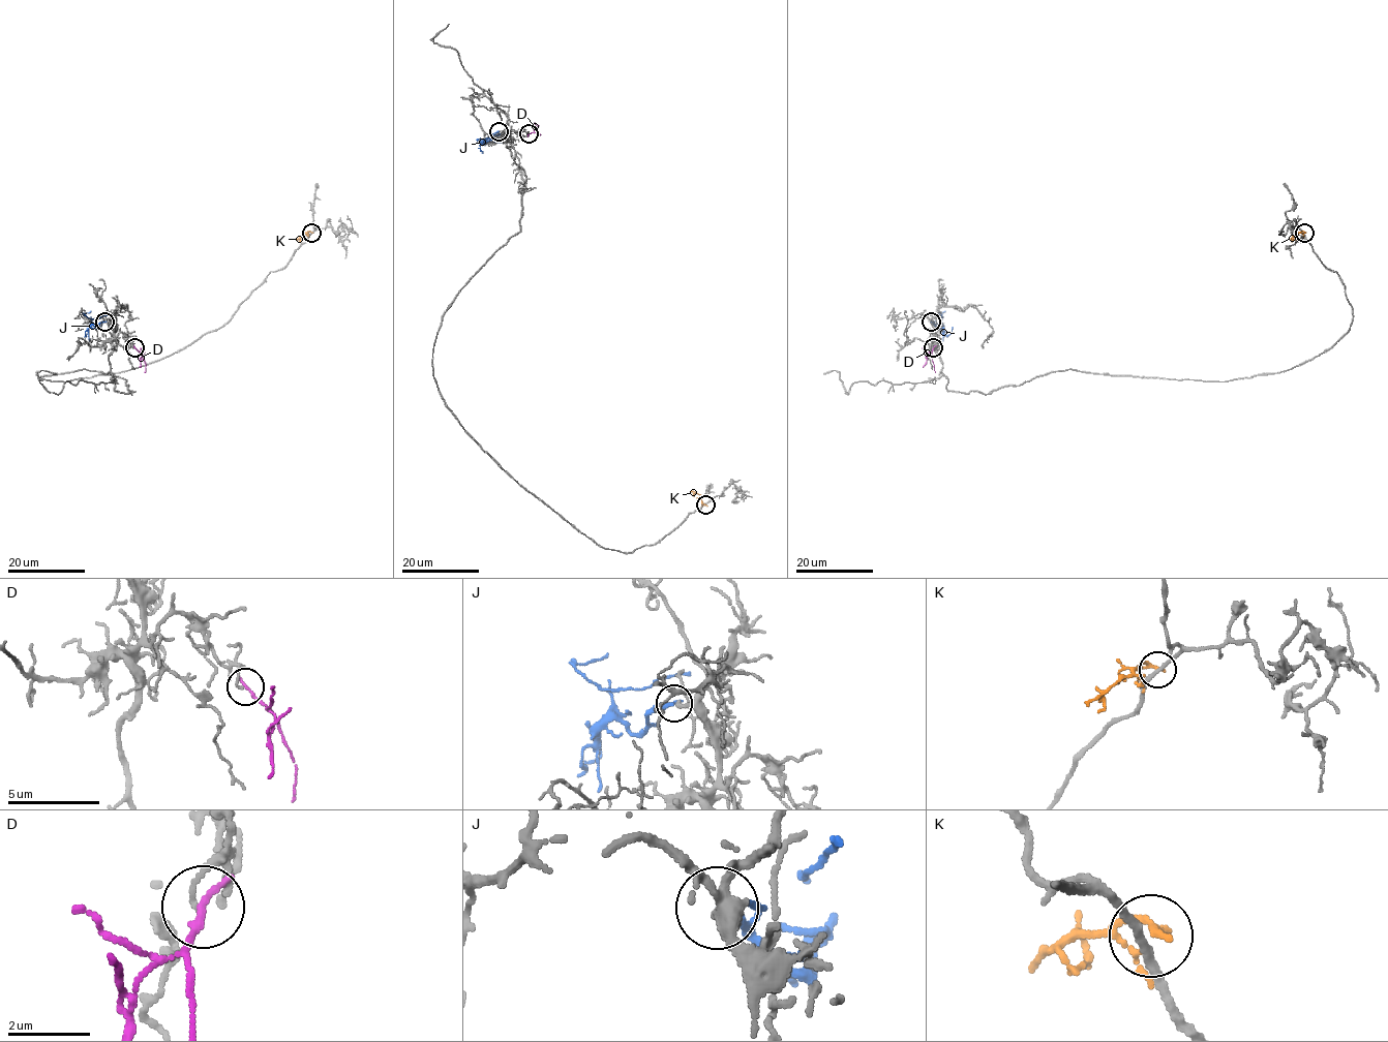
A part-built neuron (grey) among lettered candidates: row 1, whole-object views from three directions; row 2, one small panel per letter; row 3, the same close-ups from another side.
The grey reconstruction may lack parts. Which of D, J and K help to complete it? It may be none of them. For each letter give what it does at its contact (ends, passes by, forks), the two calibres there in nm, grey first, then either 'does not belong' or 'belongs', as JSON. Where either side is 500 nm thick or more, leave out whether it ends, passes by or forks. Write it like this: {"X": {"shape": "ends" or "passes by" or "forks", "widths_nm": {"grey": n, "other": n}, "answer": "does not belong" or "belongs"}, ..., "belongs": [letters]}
{"D": {"shape": "ends", "widths_nm": {"grey": 140, "other": 200}, "answer": "does not belong"}, "J": {"shape": "ends", "widths_nm": {"grey": 240, "other": 200}, "answer": "belongs"}, "K": {"shape": "ends", "widths_nm": {"grey": 200, "other": 200}, "answer": "does not belong"}, "belongs": ["J"]}

